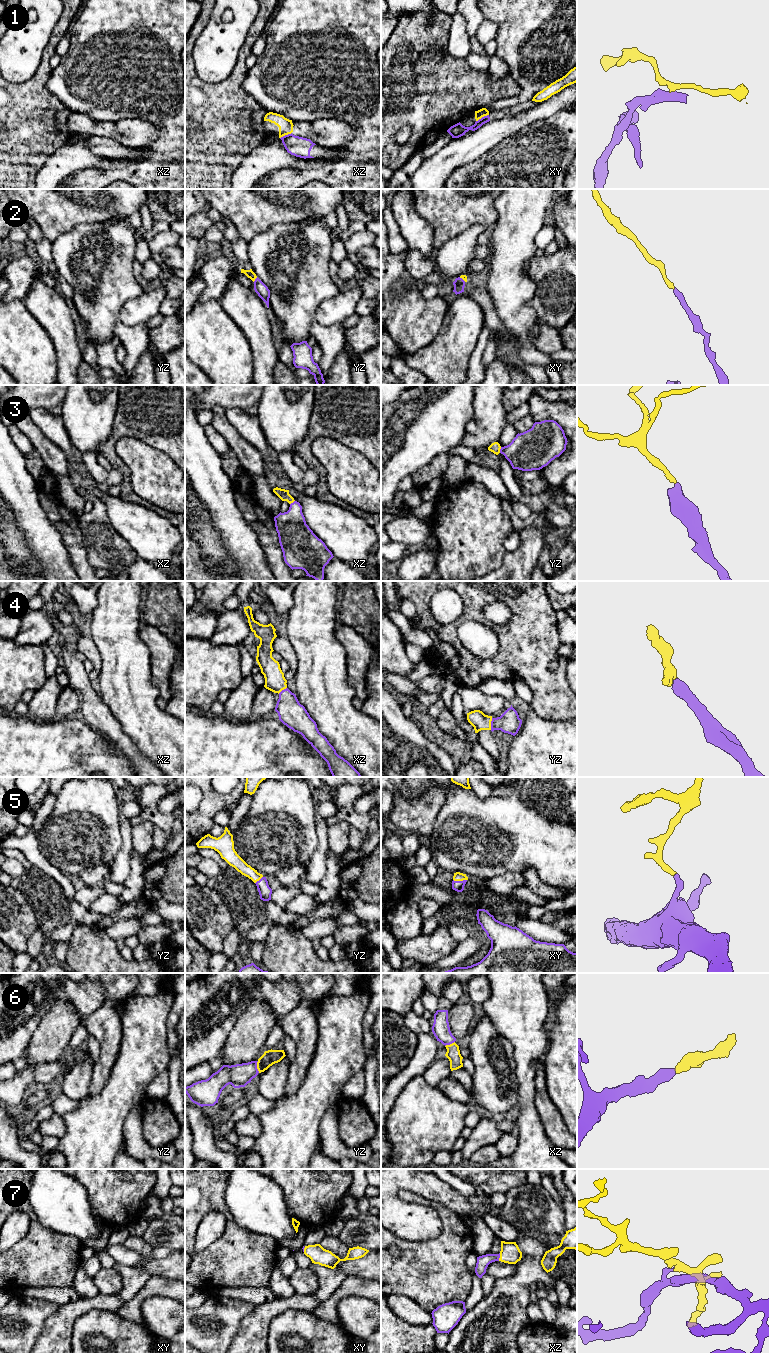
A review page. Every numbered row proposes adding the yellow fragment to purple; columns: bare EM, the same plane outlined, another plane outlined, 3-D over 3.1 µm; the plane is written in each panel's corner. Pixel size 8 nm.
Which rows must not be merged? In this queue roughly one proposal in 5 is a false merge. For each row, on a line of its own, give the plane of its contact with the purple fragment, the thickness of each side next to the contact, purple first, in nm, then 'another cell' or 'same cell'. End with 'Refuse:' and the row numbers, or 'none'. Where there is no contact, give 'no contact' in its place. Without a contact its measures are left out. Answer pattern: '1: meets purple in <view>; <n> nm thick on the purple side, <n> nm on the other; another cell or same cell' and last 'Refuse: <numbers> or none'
1: meets purple in xy; 110 nm thick on the purple side, 70 nm on the other; another cell
2: meets purple in yz; 100 nm thick on the purple side, 70 nm on the other; same cell
3: meets purple in yz; 320 nm thick on the purple side, 90 nm on the other; same cell
4: meets purple in yz; 180 nm thick on the purple side, 140 nm on the other; same cell
5: meets purple in xy; 90 nm thick on the purple side, 70 nm on the other; same cell
6: meets purple in yz; 190 nm thick on the purple side, 120 nm on the other; same cell
7: meets purple in xz; 100 nm thick on the purple side, 160 nm on the other; same cell
Refuse: 1

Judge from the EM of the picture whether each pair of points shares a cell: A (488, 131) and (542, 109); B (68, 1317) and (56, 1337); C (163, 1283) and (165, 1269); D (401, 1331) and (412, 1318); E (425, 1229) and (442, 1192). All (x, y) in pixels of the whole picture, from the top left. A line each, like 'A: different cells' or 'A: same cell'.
A: same cell
B: same cell
C: different cells
D: different cells
E: same cell

